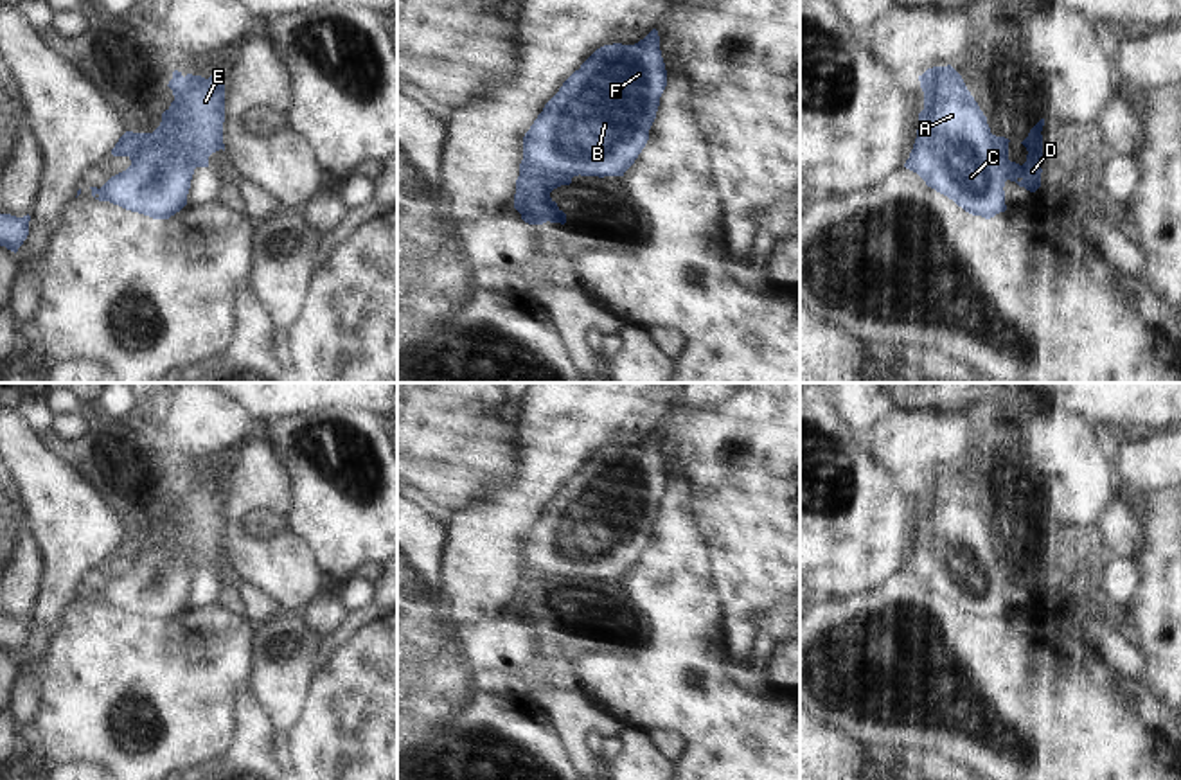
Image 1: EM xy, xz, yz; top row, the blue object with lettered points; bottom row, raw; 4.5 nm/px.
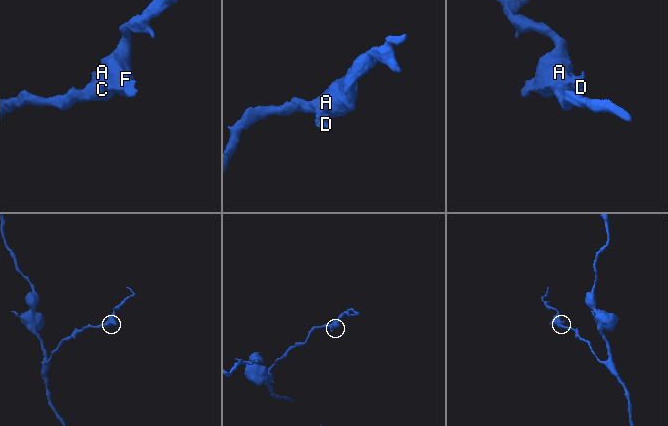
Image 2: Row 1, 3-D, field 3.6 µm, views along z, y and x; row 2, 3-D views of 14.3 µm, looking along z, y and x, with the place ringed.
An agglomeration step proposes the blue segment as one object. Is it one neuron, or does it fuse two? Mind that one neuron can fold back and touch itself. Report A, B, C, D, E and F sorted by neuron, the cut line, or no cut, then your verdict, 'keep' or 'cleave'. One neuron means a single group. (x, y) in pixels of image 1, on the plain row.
groups A B C D E F; cut none; keep

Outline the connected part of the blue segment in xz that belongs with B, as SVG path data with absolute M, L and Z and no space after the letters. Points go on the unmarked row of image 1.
M653 431L635 448L604 448L597 451L579 473L575 473L545 507L530 532L523 539L523 563L516 582L514 611L528 627L566 625L566 616L550 600L561 588L570 588L573 579L624 579L649 543L649 532L656 521L660 500L667 489L667 473L660 453L658 433Z

